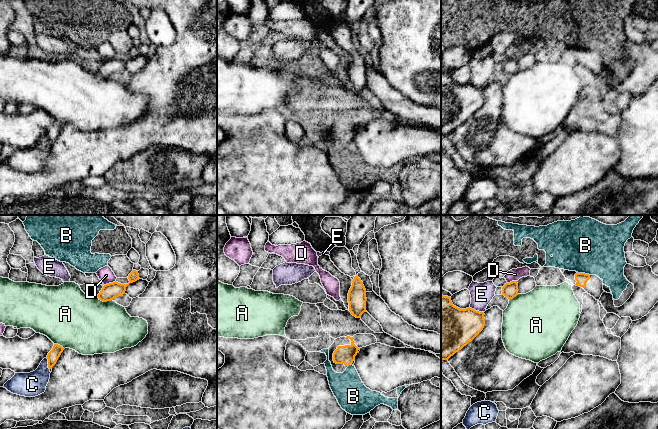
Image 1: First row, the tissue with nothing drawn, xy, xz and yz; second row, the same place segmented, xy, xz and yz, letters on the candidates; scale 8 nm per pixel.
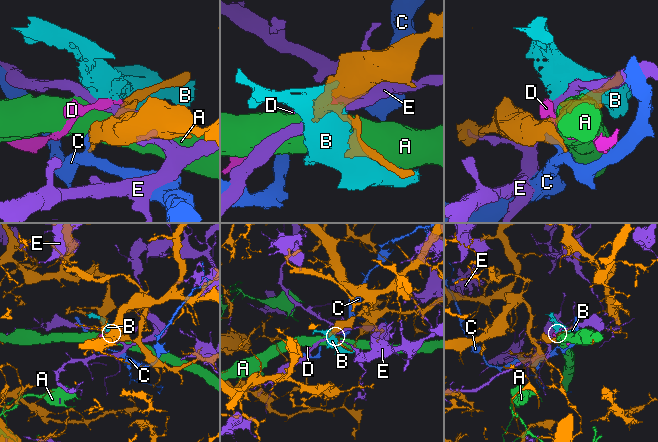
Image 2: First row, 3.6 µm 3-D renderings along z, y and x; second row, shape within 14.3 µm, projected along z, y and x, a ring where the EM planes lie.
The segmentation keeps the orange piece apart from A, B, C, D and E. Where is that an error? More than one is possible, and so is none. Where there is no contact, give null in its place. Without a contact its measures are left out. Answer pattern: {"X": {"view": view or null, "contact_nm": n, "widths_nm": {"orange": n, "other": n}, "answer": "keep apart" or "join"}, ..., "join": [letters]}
{"A": {"view": "xy", "contact_nm": 130, "widths_nm": {"orange": 130, "other": 460}, "answer": "keep apart"}, "B": {"view": "yz", "contact_nm": 100, "widths_nm": {"orange": 90, "other": 420}, "answer": "keep apart"}, "C": {"view": "xy", "contact_nm": 100, "widths_nm": {"orange": 90, "other": 200}, "answer": "keep apart"}, "D": {"view": "xy", "contact_nm": 100, "widths_nm": {"orange": 130, "other": 120}, "answer": "keep apart"}, "E": {"view": "yz", "contact_nm": 130, "widths_nm": {"orange": 360, "other": 180}, "answer": "keep apart"}, "join": []}

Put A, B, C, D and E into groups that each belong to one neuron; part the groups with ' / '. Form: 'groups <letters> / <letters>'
groups A / B / C / D / E

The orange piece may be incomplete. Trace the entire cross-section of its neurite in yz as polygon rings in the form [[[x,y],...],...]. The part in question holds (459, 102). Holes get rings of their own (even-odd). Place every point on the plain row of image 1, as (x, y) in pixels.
[[[441,71],[441,136],[448,136],[471,118],[484,104],[484,88],[472,84],[460,85],[453,81],[451,74]]]

